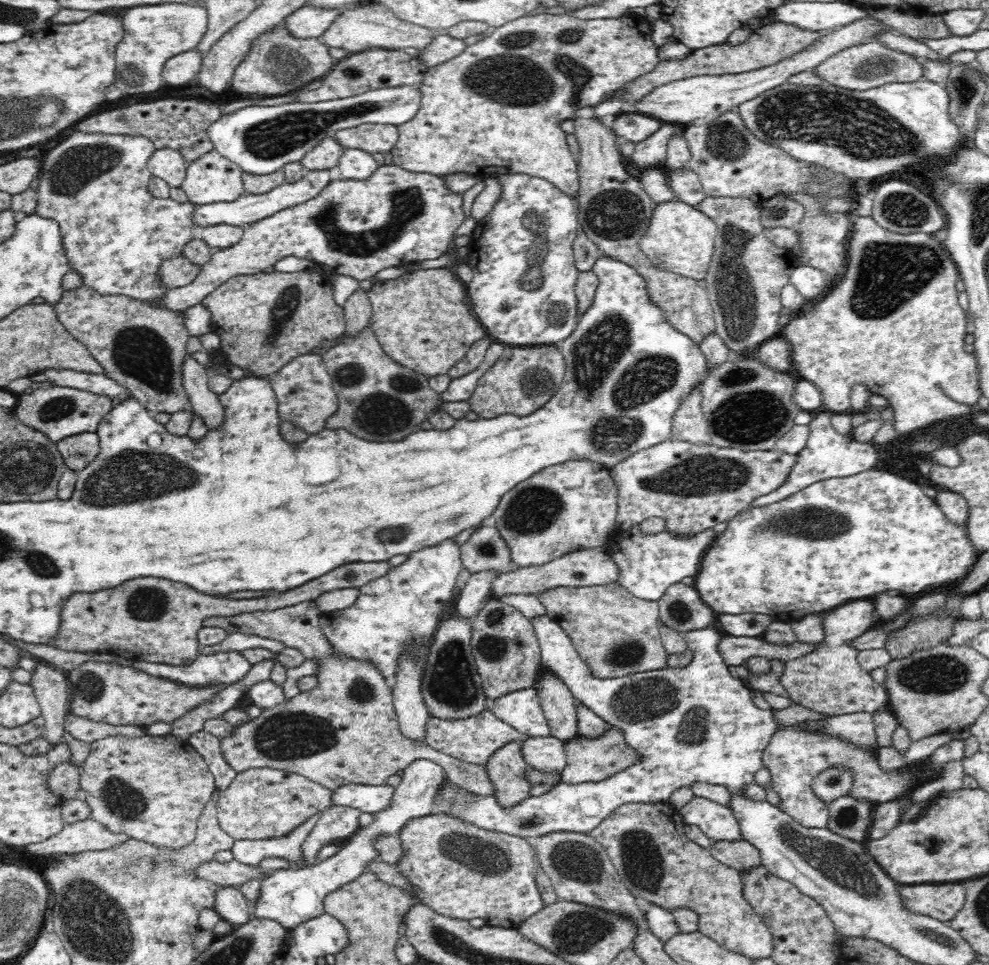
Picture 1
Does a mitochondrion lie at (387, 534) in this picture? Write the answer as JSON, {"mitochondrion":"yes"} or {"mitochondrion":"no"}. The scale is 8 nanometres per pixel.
{"mitochondrion":"yes"}

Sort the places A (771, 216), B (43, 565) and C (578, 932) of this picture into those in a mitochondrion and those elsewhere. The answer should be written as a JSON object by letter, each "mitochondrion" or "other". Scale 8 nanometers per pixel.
{"A":"mitochondrion","B":"mitochondrion","C":"mitochondrion"}

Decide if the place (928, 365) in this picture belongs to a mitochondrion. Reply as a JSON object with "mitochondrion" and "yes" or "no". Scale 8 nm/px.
{"mitochondrion":"no"}

